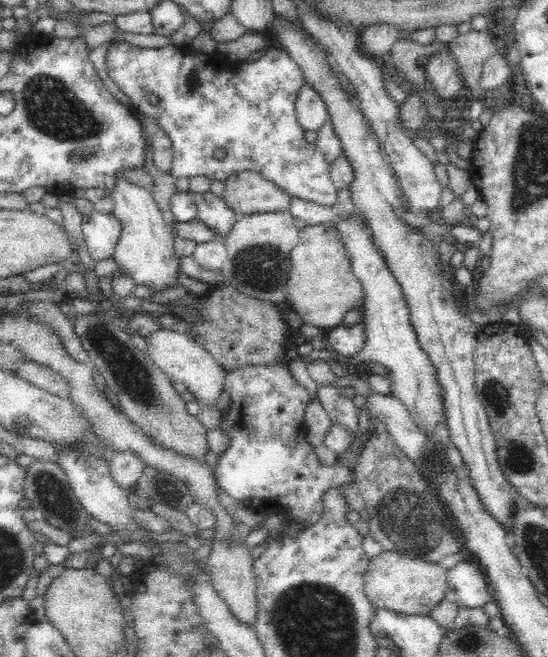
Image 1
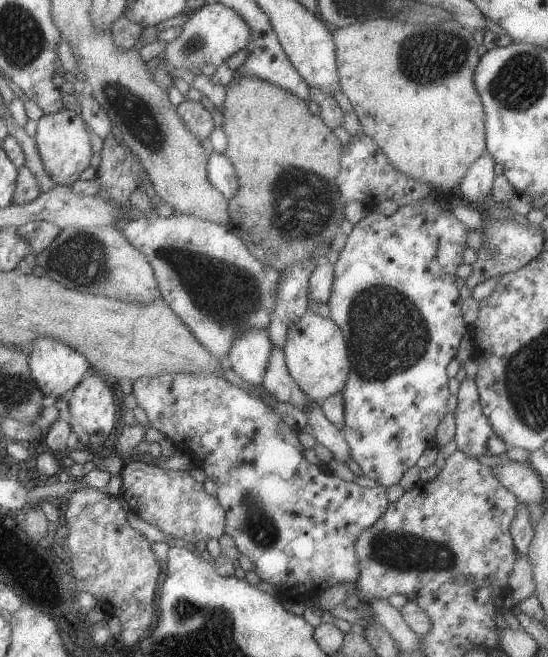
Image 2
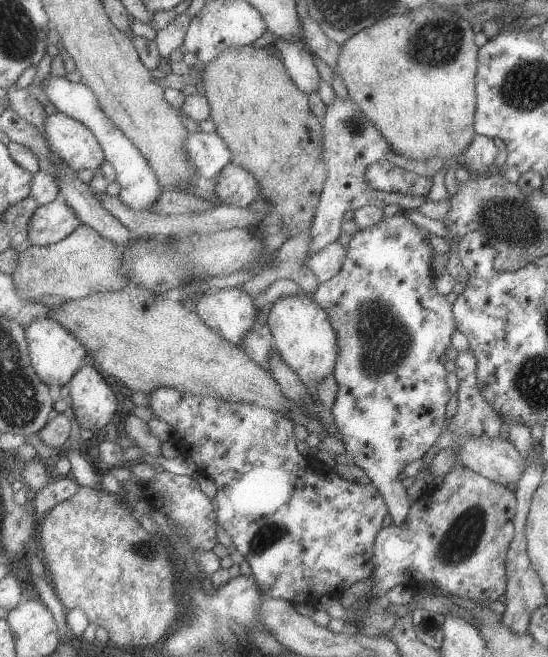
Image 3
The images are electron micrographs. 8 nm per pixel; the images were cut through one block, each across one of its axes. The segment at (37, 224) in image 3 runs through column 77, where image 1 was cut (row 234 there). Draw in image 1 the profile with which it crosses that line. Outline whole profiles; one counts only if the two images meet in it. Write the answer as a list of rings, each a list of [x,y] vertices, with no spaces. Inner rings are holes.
[[[212,192],[200,194],[200,196],[192,194],[192,198],[198,208],[198,220],[204,222],[206,226],[210,226],[216,234],[220,234],[224,238],[232,230],[234,222],[238,220],[236,212],[232,208],[228,208],[224,198],[214,196]]]

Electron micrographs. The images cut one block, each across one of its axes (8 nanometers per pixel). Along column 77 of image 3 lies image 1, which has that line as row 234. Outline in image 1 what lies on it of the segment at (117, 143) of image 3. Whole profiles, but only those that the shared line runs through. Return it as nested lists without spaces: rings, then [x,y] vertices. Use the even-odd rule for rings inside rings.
[[[90,212],[82,218],[82,232],[86,248],[96,264],[114,258],[114,250],[122,234],[120,218],[116,218],[114,214]]]

